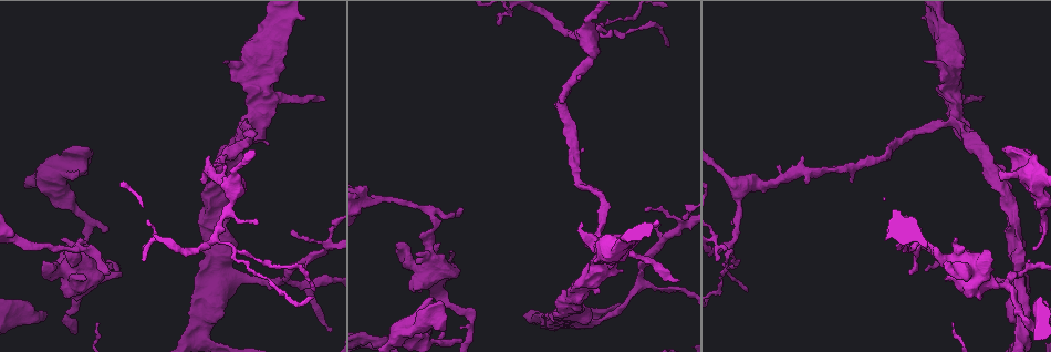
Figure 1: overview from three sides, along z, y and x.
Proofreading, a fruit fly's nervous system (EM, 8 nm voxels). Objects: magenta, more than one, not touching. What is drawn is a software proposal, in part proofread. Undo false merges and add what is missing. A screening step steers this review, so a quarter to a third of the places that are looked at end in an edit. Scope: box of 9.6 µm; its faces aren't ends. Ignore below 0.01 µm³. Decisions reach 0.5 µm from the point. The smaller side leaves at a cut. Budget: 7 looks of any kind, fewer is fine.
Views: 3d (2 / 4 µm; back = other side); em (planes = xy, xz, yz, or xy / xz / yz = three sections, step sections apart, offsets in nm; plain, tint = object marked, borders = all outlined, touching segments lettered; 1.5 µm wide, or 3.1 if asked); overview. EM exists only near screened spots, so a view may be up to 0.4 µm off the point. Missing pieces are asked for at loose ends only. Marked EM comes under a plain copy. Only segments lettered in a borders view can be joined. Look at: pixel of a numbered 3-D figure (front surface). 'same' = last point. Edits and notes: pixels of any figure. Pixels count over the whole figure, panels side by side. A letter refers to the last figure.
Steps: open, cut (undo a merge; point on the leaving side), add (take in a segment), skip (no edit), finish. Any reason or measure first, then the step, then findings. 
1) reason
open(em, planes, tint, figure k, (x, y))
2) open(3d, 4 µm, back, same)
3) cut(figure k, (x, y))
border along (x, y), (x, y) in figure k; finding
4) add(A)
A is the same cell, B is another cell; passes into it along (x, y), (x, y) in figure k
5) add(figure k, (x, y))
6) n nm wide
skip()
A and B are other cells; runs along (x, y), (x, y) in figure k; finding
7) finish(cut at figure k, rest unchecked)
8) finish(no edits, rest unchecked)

branch stops here
open(3d, 2 µm, figure 1, (999, 170))

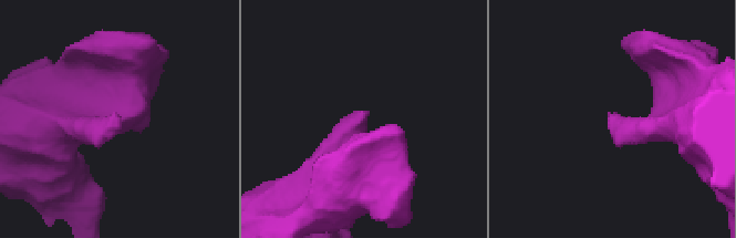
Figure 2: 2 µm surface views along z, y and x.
open(em, planes, tint, figure 2, (119, 115))

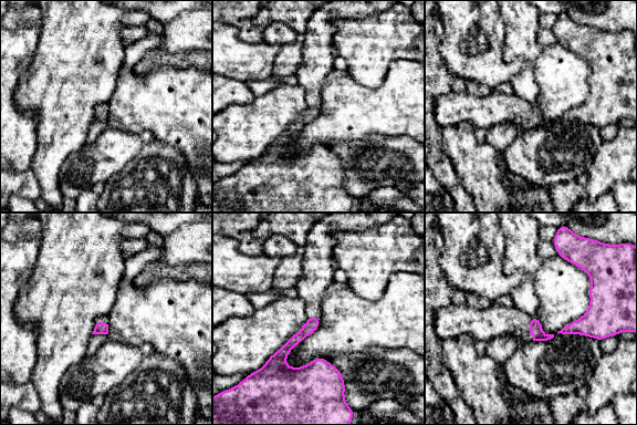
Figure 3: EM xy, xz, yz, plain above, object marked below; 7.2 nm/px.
open(em, planes, borders, same)

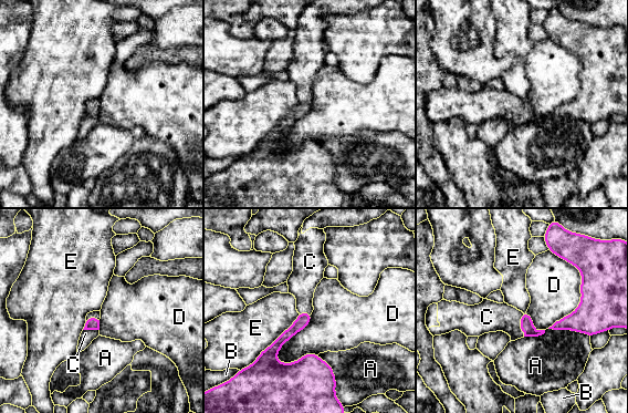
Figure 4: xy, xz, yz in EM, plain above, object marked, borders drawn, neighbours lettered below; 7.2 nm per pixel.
add(C)
C is the same cell, A, B, D and E are other cells; passes into it along (525, 322), (520, 324), (487, 317) in figure 4; the neuron continues

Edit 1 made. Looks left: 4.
sudden change in width
open(3d, 2 µm, figure 1, (941, 260))

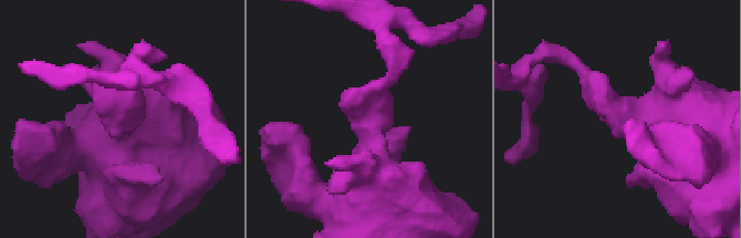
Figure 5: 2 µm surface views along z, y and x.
open(em, planes, borders, figure 5, (119, 117))

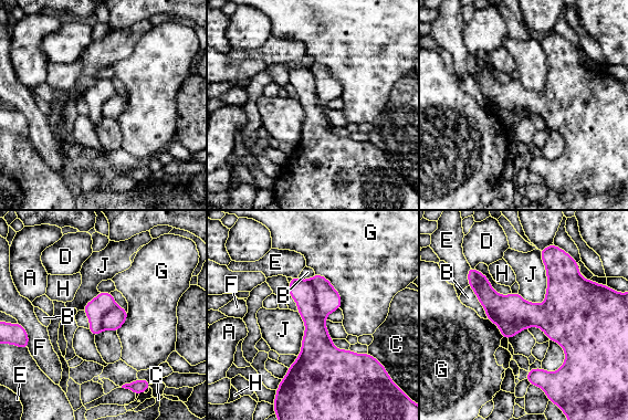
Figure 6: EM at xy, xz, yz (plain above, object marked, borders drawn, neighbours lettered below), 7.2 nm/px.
cut(figure 6, (328, 300))
A, B, C, D, E, F, G, H and J are other cells; border along (310, 280), (317, 313), (325, 321) in figure 6; two neurons meet here

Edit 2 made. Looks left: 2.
redraw
open(overview)

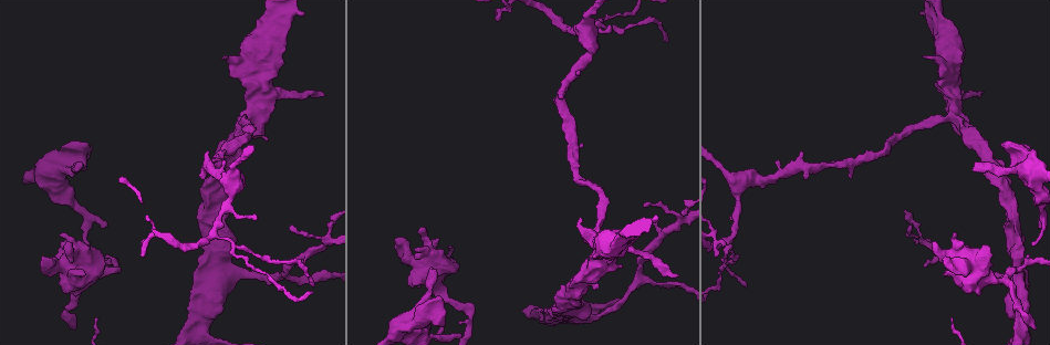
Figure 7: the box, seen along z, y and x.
free end
open(em, planes, borders, figure 7, (1019, 242))

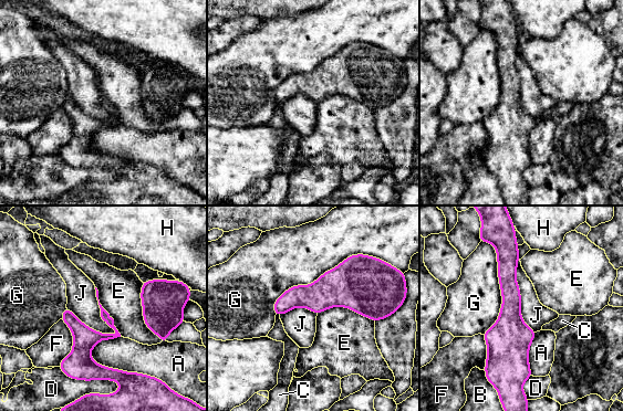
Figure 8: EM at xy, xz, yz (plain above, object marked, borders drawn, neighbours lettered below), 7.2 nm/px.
skip()
A, B, C, D, E, F, G, H and J are other cells; border along (141, 282), (142, 318), (161, 341) in figure 8; none of them fits

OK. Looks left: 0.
finish(add at figure 4, cut at figure 6, rest unchecked)

